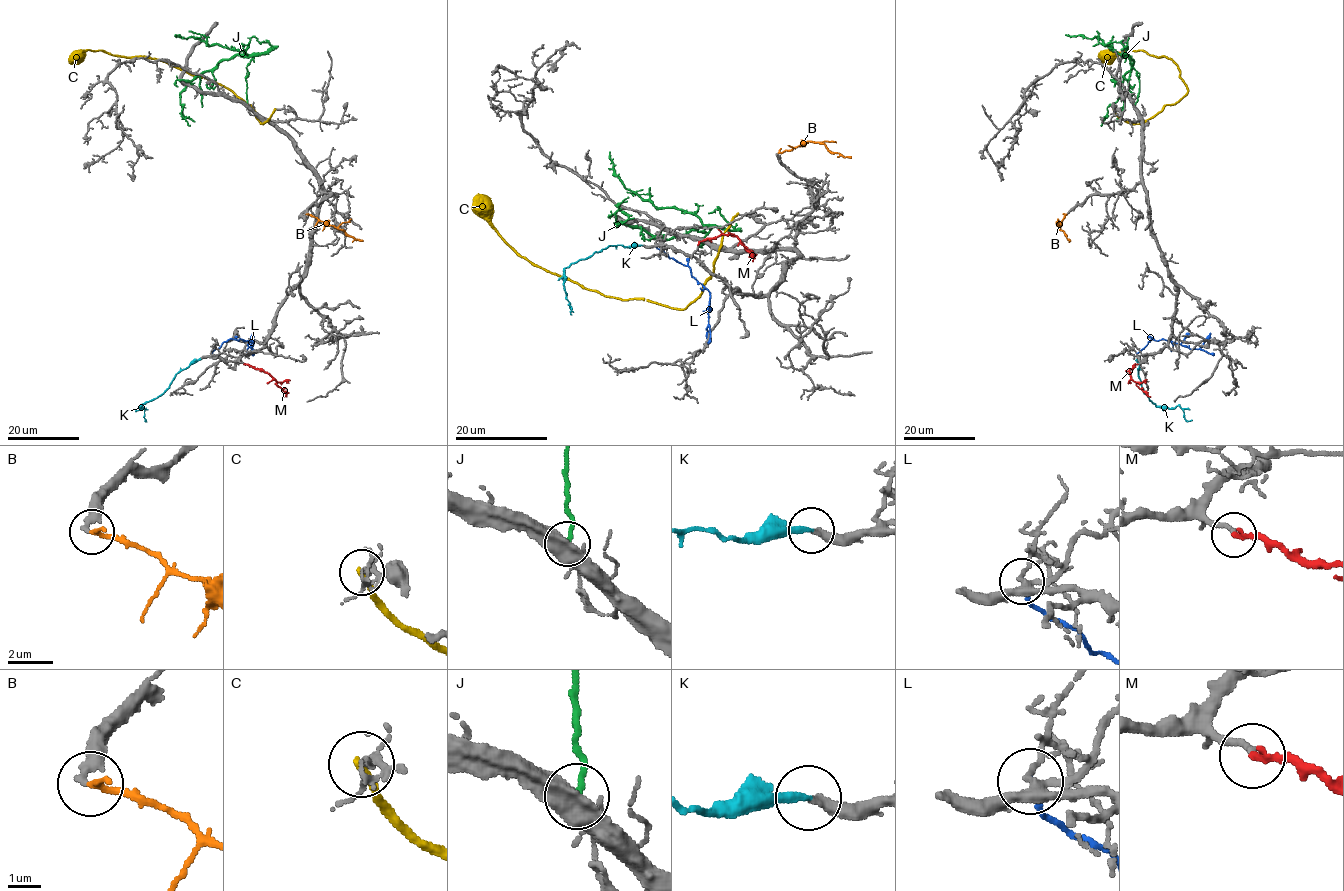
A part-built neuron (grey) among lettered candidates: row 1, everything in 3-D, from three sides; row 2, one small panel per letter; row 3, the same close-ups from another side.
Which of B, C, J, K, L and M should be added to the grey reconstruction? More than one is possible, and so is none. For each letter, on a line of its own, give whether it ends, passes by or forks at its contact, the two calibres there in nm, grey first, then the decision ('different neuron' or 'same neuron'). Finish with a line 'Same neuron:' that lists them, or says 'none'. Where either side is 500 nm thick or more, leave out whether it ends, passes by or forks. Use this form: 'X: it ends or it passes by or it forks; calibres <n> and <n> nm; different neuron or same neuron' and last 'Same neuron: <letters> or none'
B: it ends; calibres 280 and 240 nm; same neuron
C: it ends; calibres 190 and 280 nm; different neuron
J: calibres 550 and 200 nm; different neuron
K: it ends; calibres 320 and 280 nm; same neuron
L: it ends; calibres 240 and 150 nm; different neuron
M: it ends; calibres 200 and 240 nm; same neuron
Same neuron: B, K, M

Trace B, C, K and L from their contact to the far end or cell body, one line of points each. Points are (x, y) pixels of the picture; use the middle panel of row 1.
B: (778, 152), (812, 141), (824, 144), (832, 152), (851, 158)
C: (737, 213), (703, 291), (684, 308), (671, 308), (620, 299), (532, 265), (496, 230), (478, 194)
K: (642, 245), (610, 245), (566, 267), (564, 291), (571, 314)
L: (655, 243), (670, 258), (689, 268), (710, 295), (707, 329), (709, 338)

